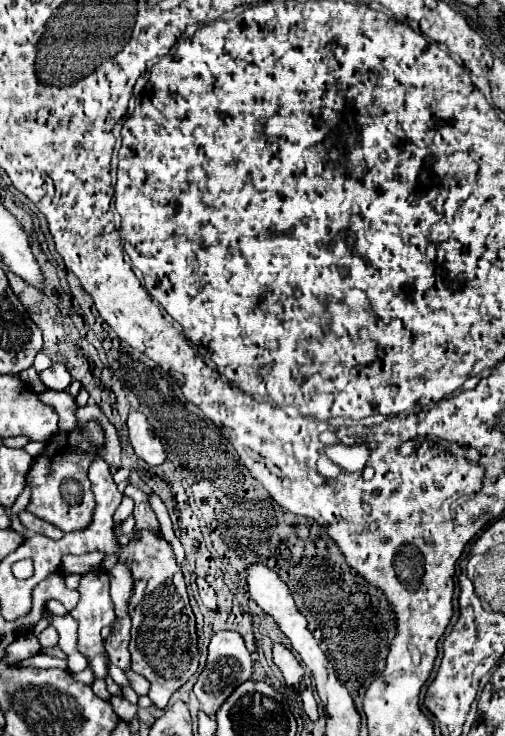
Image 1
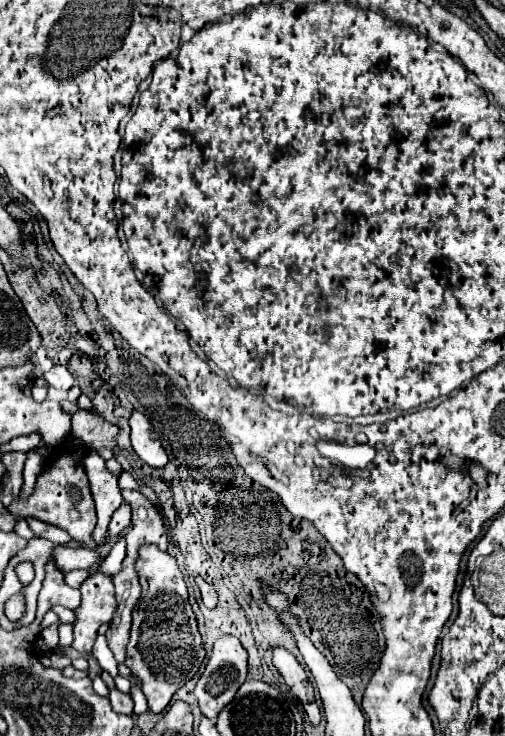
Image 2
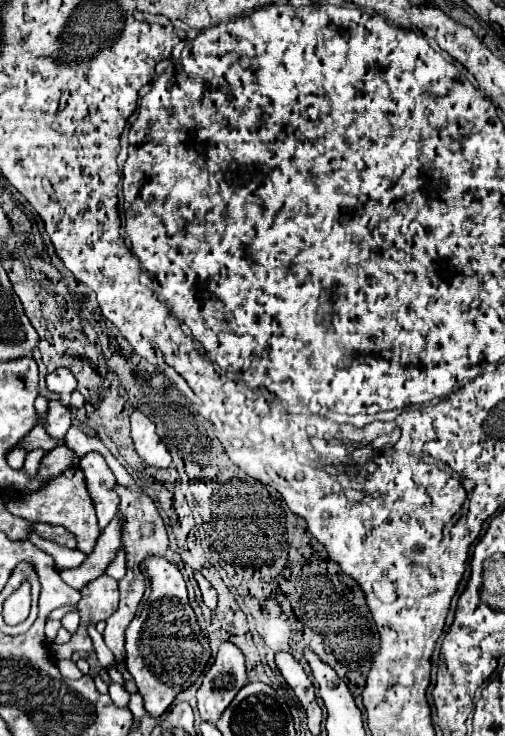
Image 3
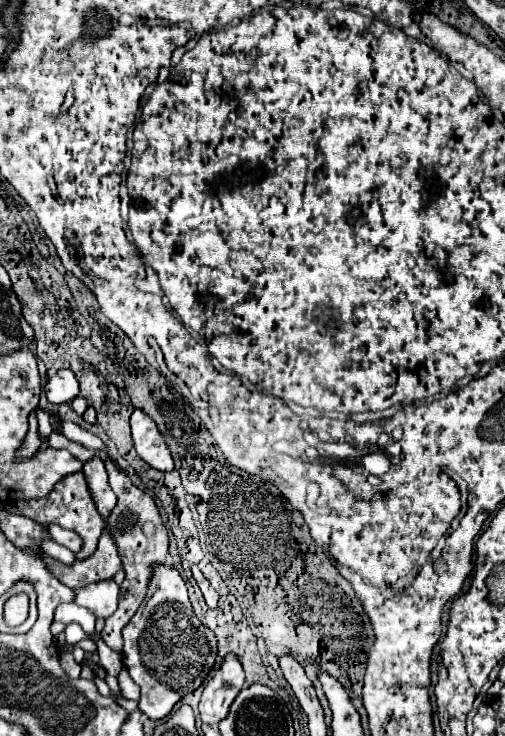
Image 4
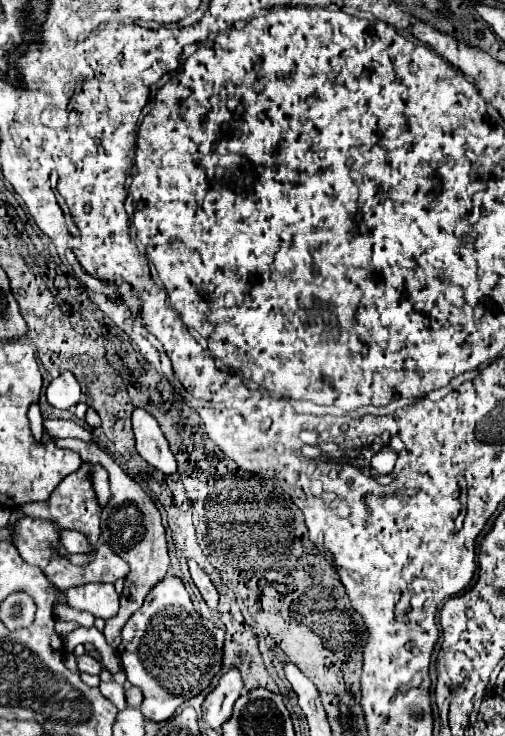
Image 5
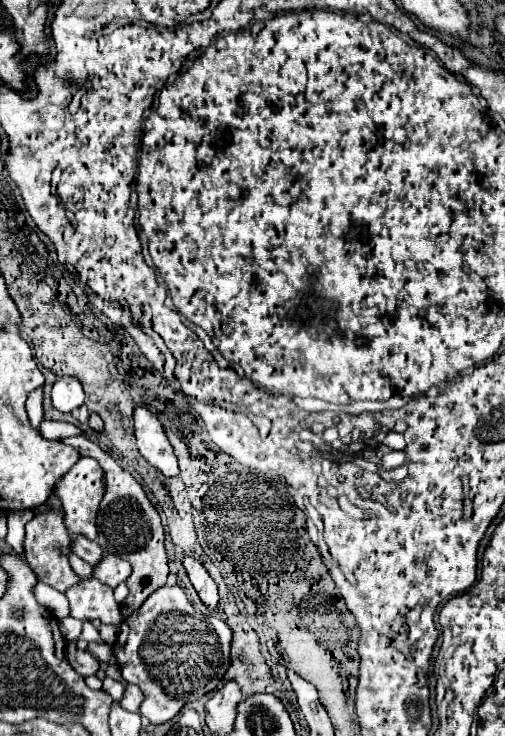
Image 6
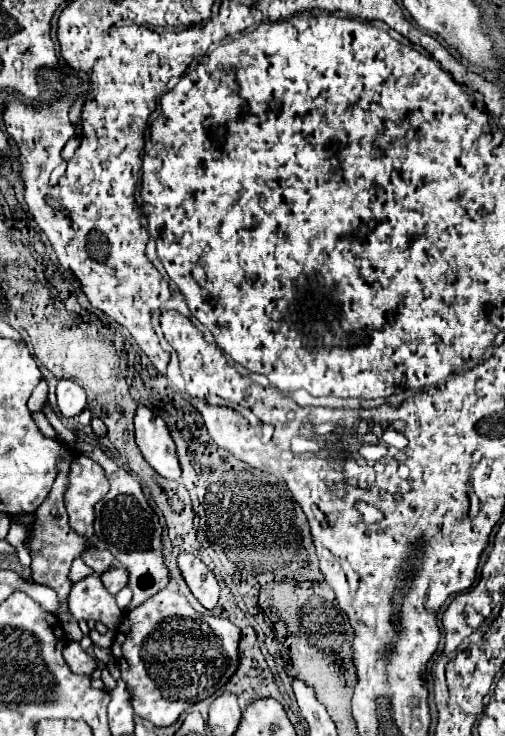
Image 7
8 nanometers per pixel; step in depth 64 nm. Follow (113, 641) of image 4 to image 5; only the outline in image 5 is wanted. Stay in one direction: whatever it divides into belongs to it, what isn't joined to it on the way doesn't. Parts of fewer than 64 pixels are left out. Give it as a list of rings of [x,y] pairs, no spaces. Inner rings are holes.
[[[62,438],[62,440],[54,440],[54,442],[56,442],[58,448],[70,448],[74,452],[78,452],[82,460],[90,460],[92,464],[98,462],[110,474],[112,498],[102,508],[102,514],[100,514],[100,528],[102,528],[100,540],[106,542],[122,560],[126,560],[130,564],[130,574],[124,580],[124,592],[120,596],[120,612],[112,620],[108,620],[106,626],[104,626],[106,642],[112,648],[116,648],[120,644],[120,630],[122,630],[122,626],[142,606],[146,594],[160,580],[164,580],[164,576],[168,572],[168,566],[170,566],[168,548],[166,548],[166,534],[164,534],[164,526],[162,526],[162,520],[160,520],[160,512],[154,506],[154,502],[150,500],[150,496],[140,488],[140,484],[134,482],[112,460],[112,456],[106,454],[104,450],[100,450],[96,444],[90,444],[90,442],[84,442],[84,440],[76,440],[76,438]]]

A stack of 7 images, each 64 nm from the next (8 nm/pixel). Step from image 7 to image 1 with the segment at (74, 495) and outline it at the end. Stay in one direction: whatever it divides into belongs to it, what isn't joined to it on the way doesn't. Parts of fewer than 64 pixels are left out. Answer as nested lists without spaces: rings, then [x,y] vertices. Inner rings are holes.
[[[46,390],[44,394],[40,394],[40,400],[56,408],[60,416],[60,432],[46,444],[44,454],[34,460],[32,470],[28,472],[32,496],[24,510],[58,526],[62,532],[84,530],[88,522],[92,522],[92,512],[94,512],[94,494],[90,490],[88,466],[92,460],[100,458],[98,444],[102,444],[104,440],[102,428],[98,426],[98,422],[88,422],[86,432],[80,432],[76,424],[78,406],[68,392]]]

